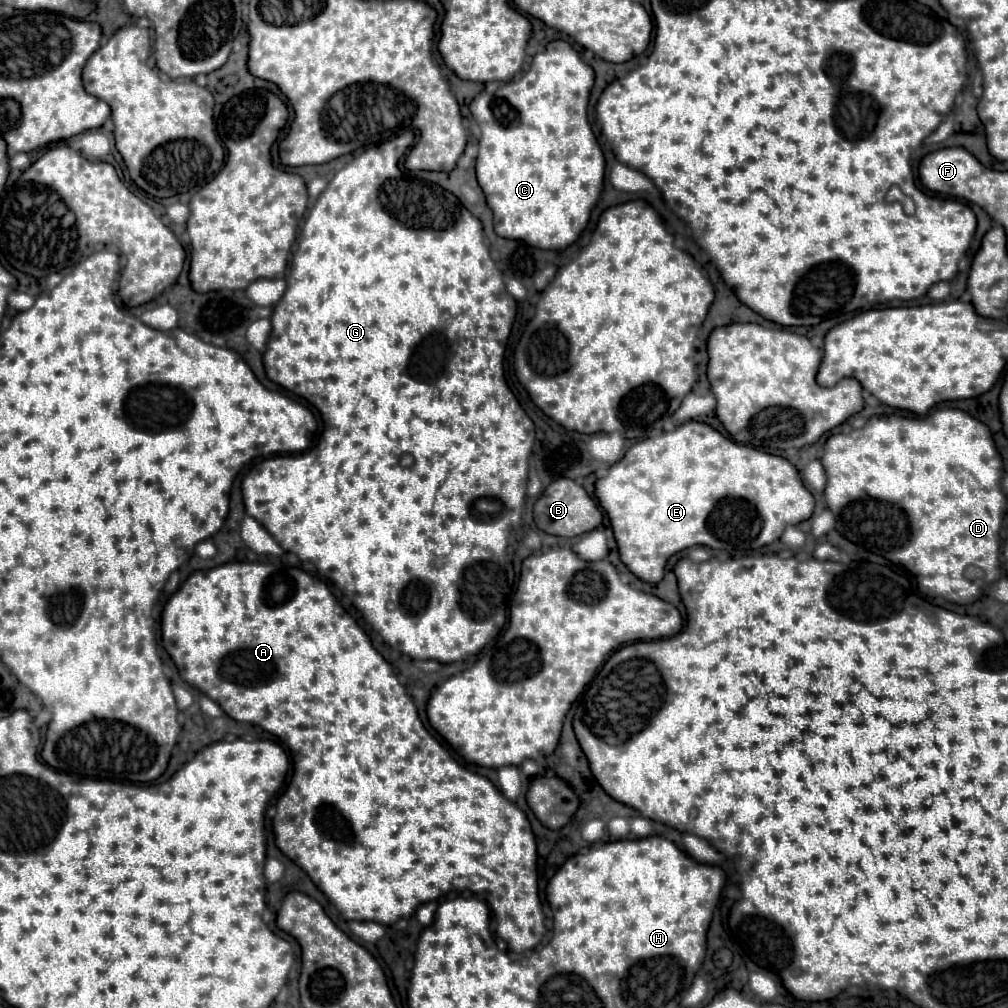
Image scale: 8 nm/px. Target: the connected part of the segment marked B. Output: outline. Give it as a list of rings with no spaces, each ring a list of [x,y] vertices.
[[[567,477],[553,481],[543,491],[543,495],[537,499],[537,503],[533,507],[533,517],[535,517],[535,523],[537,523],[539,529],[543,529],[551,535],[559,535],[559,537],[577,537],[585,531],[593,531],[603,521],[601,509],[587,495],[583,485],[579,485],[579,483],[575,483],[573,479],[567,479]]]

